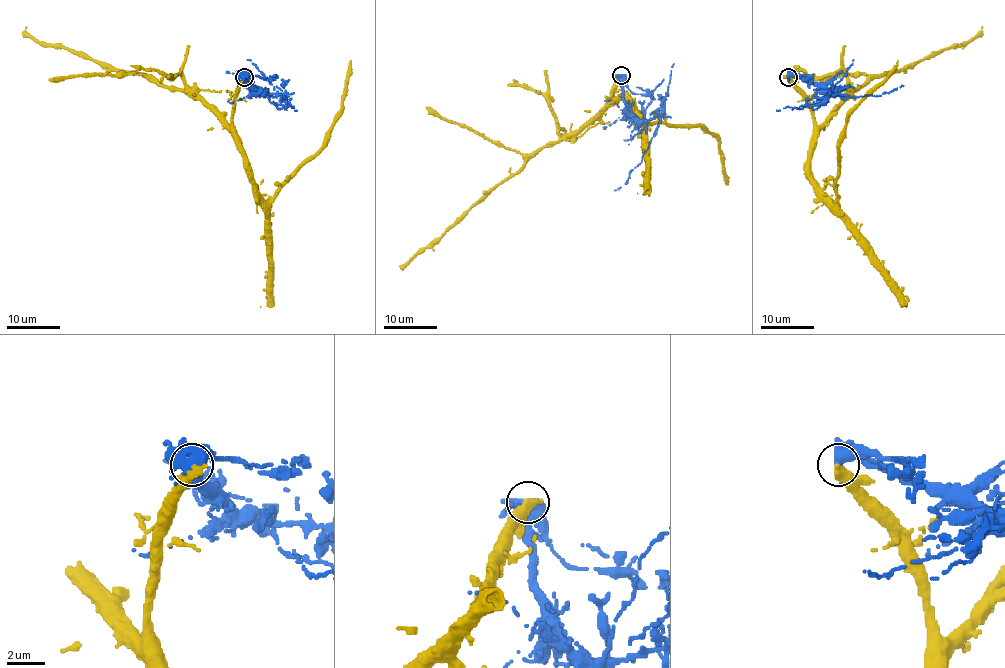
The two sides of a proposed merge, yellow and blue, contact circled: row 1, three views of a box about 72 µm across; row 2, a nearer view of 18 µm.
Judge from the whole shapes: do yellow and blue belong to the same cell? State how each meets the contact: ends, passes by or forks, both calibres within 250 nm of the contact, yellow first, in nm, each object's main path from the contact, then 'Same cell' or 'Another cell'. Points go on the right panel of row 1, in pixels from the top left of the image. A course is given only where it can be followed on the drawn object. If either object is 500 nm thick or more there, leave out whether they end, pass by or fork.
Thickness 550 nm (yellow) against 440 nm. Course of yellow: (788, 77), (819, 127), (871, 79), (905, 71), (948, 48), (964, 46), (982, 26). Course of blue: (788, 77), (791, 75), (803, 77), (833, 93), (830, 93), (857, 97), (874, 96), (904, 85). Another cell

